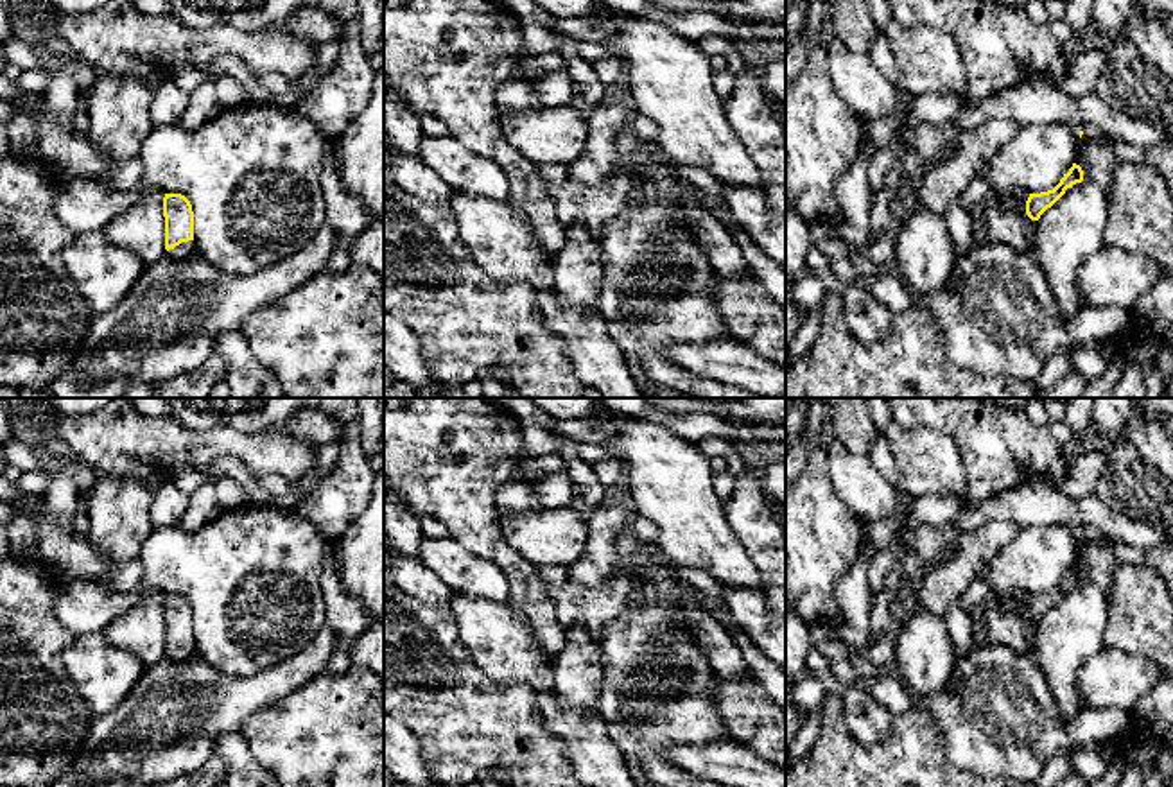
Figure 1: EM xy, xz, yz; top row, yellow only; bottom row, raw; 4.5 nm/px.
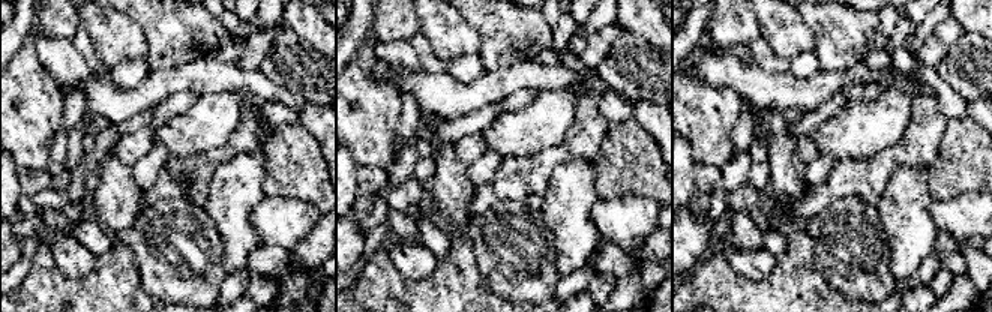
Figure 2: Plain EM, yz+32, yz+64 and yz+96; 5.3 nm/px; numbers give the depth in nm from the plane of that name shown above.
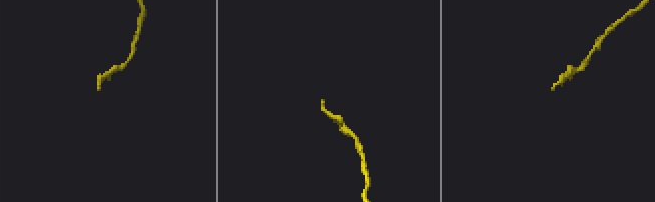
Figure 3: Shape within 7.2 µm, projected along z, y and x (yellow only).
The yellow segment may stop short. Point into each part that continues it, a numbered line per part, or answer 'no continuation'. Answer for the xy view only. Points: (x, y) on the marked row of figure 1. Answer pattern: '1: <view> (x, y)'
1: xy (183, 250)

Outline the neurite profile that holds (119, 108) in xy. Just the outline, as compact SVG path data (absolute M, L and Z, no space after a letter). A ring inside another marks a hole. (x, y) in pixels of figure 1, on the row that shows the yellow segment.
M100 74L86 97L90 131L86 138L115 165L140 154L152 131L154 84L133 77Z

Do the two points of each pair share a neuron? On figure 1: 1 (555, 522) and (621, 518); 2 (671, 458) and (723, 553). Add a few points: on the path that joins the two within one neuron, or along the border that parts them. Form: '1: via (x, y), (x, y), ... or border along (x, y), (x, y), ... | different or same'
1: border along (587, 518), (585, 551), (574, 562) | different
2: via (671, 481), (691, 520), (700, 529) | same

